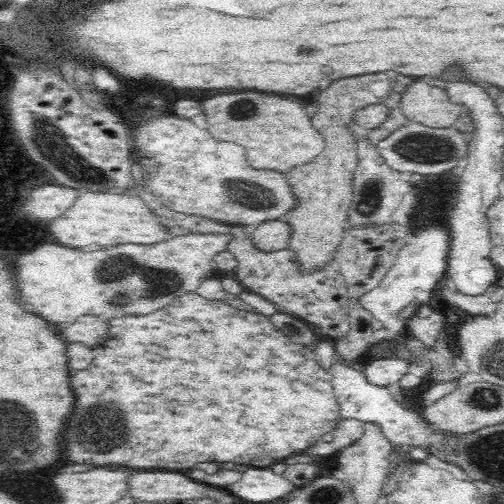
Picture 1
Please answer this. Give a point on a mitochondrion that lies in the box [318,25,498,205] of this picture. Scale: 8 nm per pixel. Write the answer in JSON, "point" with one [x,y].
{"point":[434,152]}

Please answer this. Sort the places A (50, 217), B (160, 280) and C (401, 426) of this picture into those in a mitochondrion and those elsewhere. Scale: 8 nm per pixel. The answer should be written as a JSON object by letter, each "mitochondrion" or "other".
{"A":"other","B":"mitochondrion","C":"other"}

